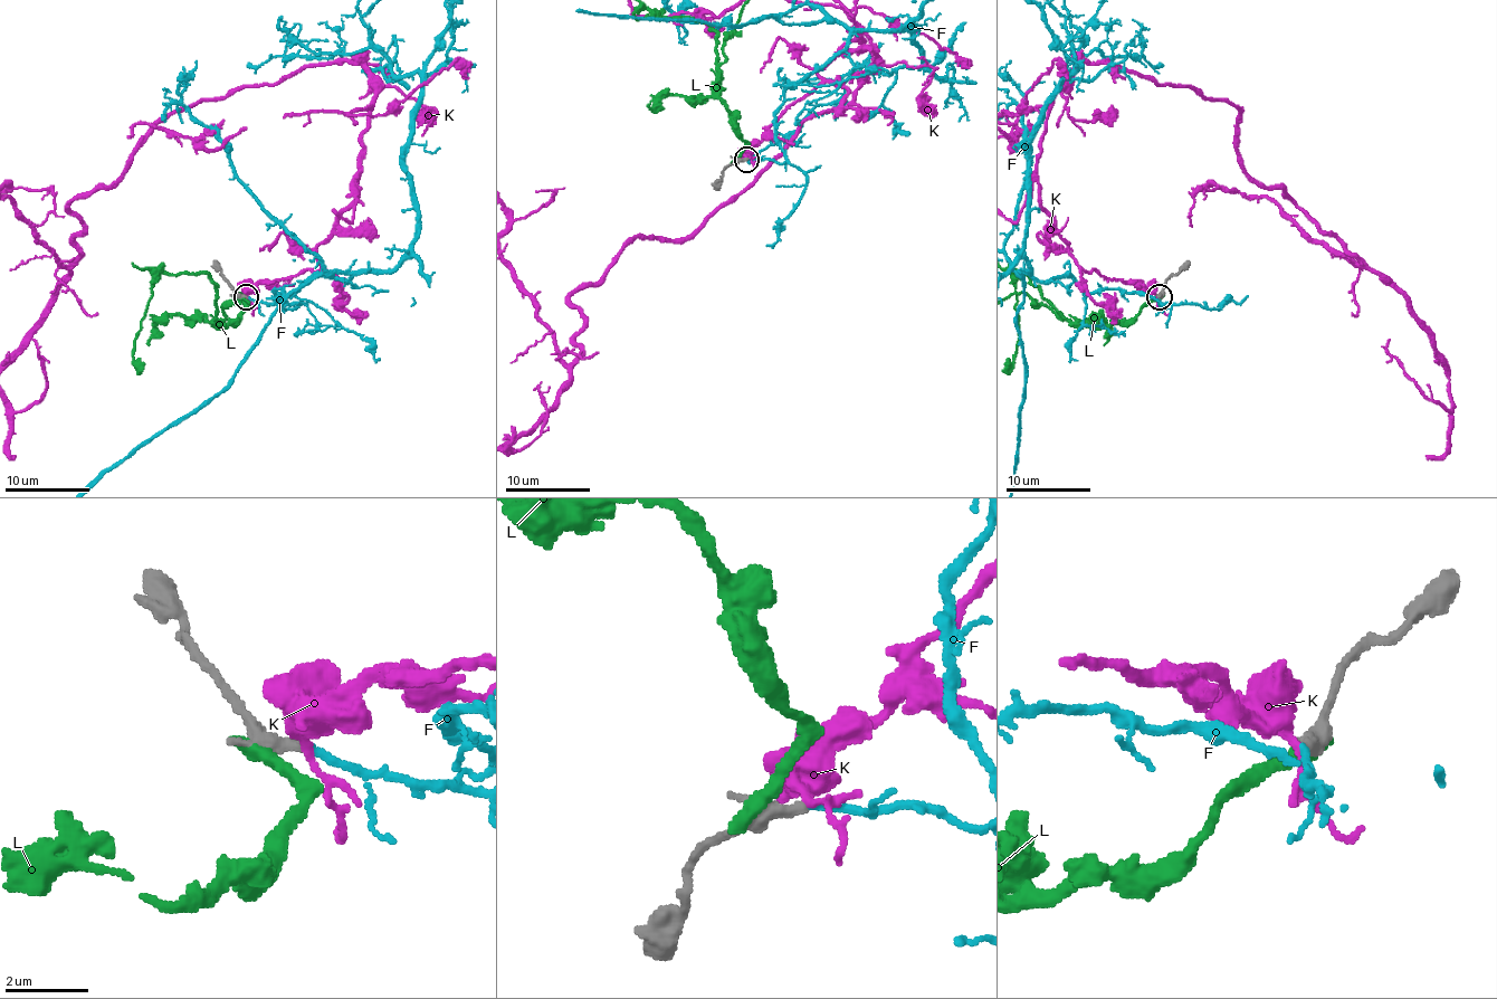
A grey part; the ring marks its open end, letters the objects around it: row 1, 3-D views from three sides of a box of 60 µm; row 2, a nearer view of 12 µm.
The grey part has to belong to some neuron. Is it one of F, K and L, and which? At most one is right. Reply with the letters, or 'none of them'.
F

